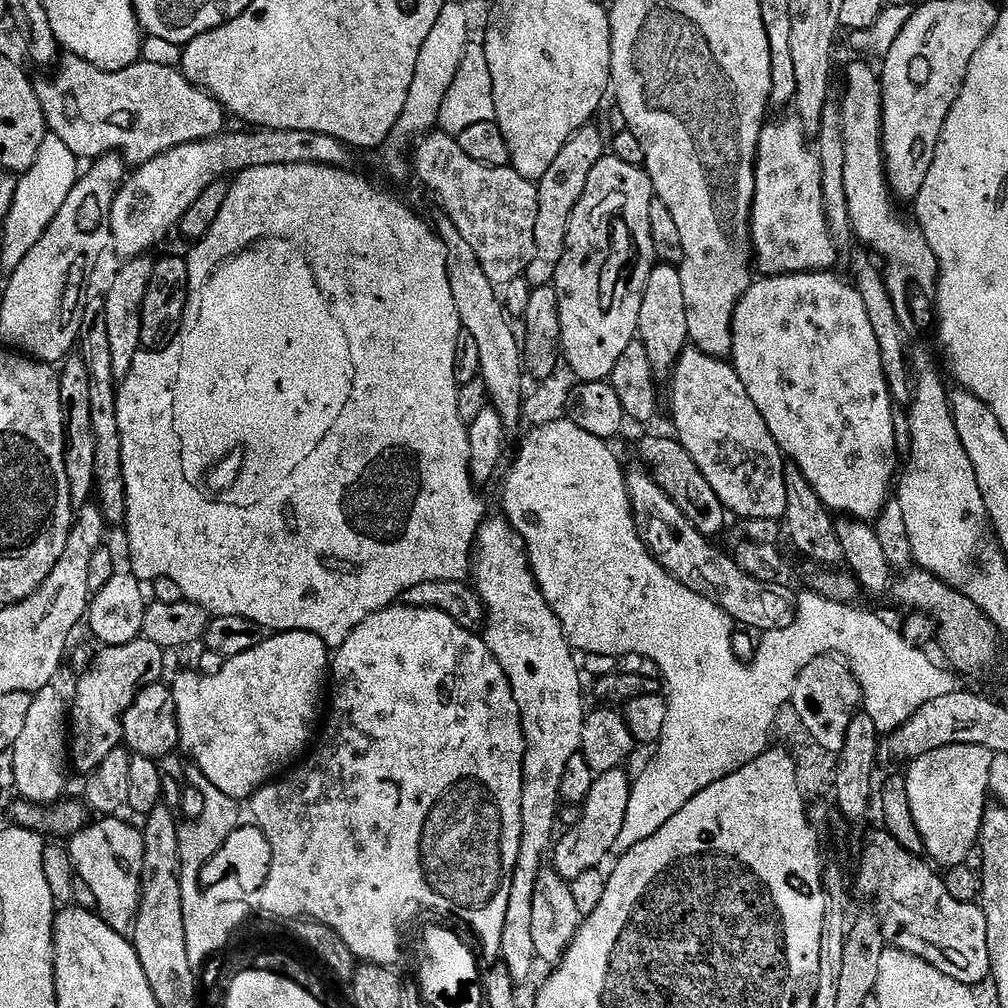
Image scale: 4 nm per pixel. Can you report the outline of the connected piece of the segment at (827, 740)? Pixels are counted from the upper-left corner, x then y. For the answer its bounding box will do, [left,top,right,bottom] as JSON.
[790,654,862,754]

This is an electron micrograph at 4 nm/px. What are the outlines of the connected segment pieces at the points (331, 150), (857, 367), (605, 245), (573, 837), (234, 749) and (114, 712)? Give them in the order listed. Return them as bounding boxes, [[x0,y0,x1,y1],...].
[[110,128,350,258],[730,272,898,522],[554,154,657,381],[550,768,632,882],[170,632,330,802],[70,638,165,774]]

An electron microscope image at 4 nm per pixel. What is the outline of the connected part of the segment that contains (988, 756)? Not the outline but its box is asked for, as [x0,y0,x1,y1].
[906,746,993,853]

